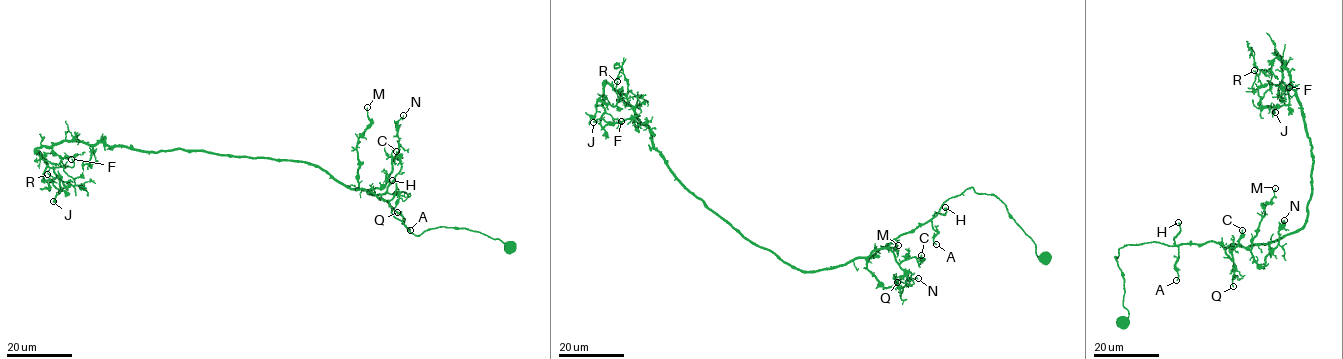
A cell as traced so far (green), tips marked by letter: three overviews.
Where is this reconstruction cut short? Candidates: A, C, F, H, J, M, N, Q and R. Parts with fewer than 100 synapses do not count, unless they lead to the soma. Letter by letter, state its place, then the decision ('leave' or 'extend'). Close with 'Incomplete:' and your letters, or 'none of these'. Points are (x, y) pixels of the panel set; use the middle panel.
A: at (936, 244); leave
C: at (921, 255); leave
F: at (621, 121); leave
H: at (945, 207); leave
J: at (593, 122); leave
M: at (898, 245); leave
N: at (918, 278); leave
Q: at (897, 282); leave
R: at (617, 81); leave
Incomplete: none of these

